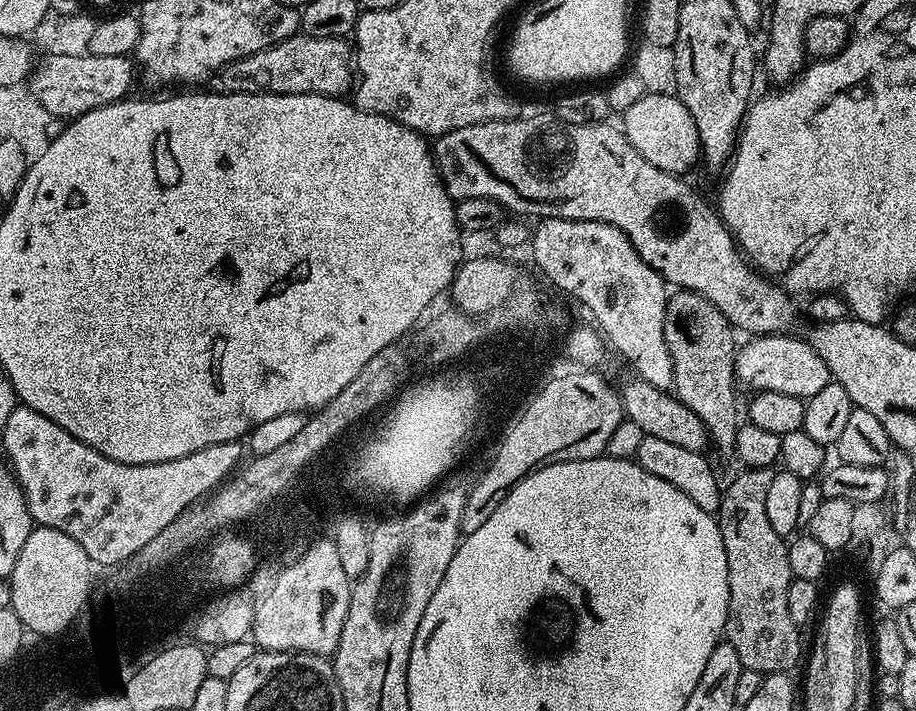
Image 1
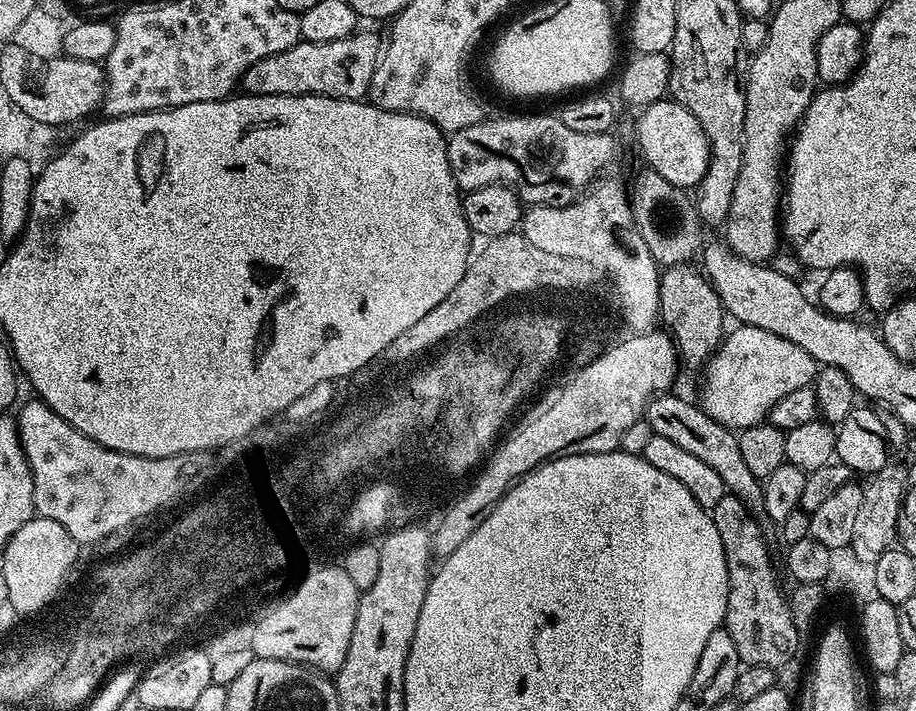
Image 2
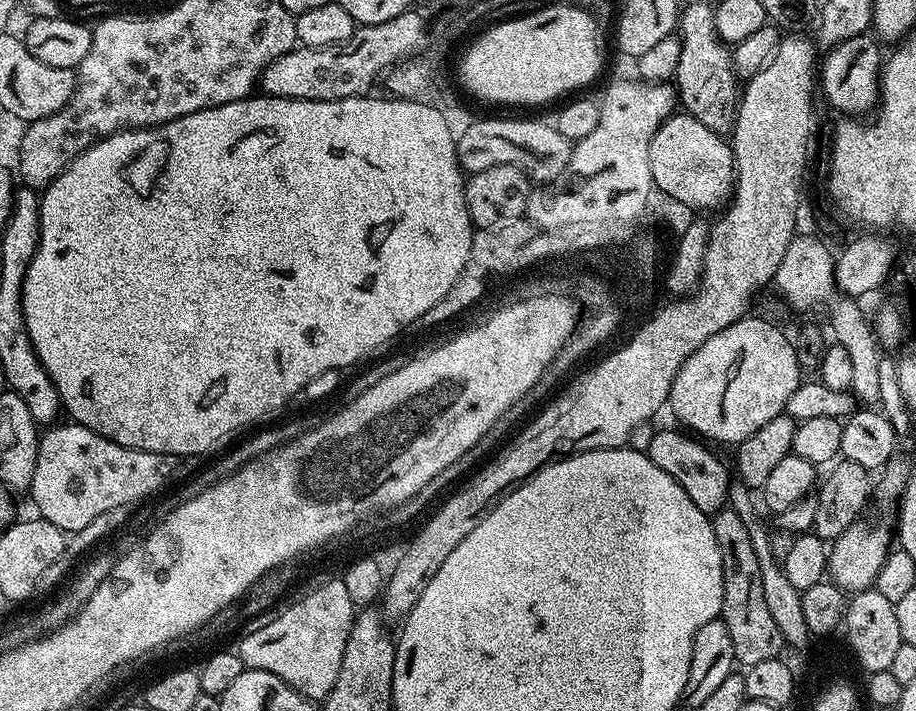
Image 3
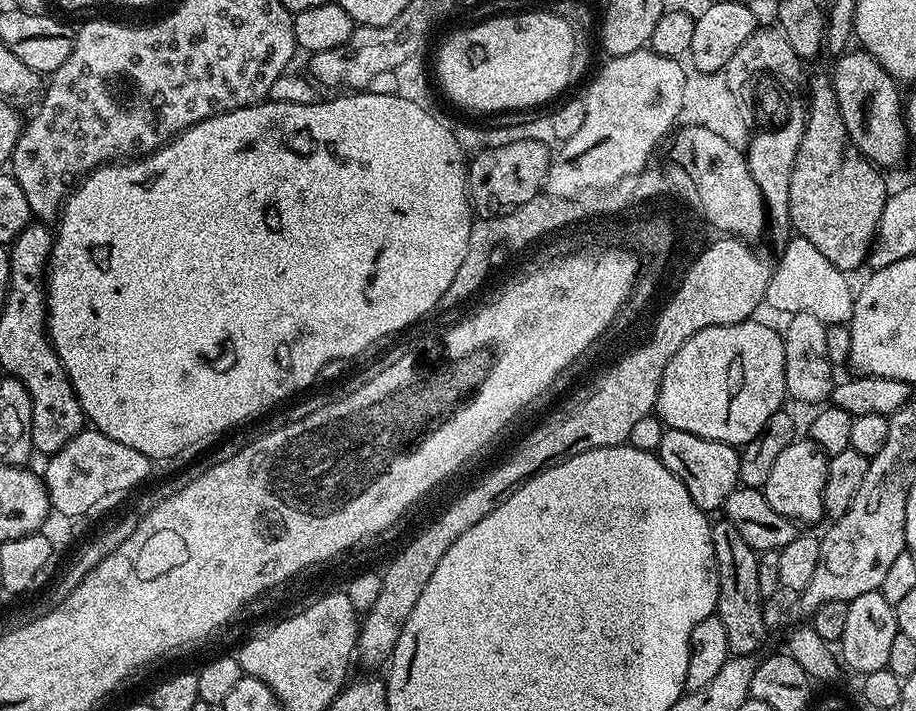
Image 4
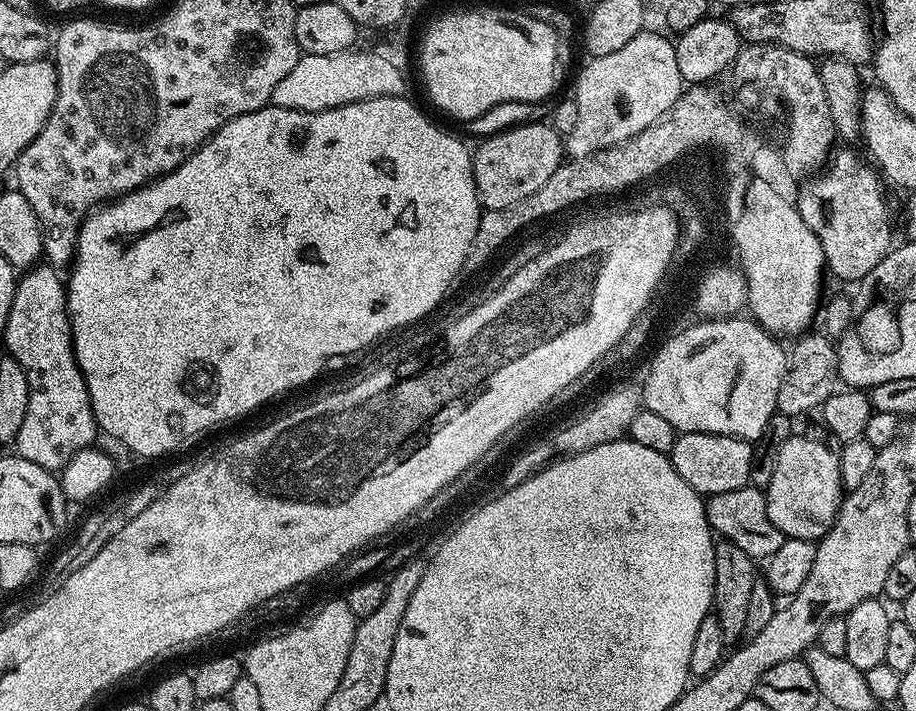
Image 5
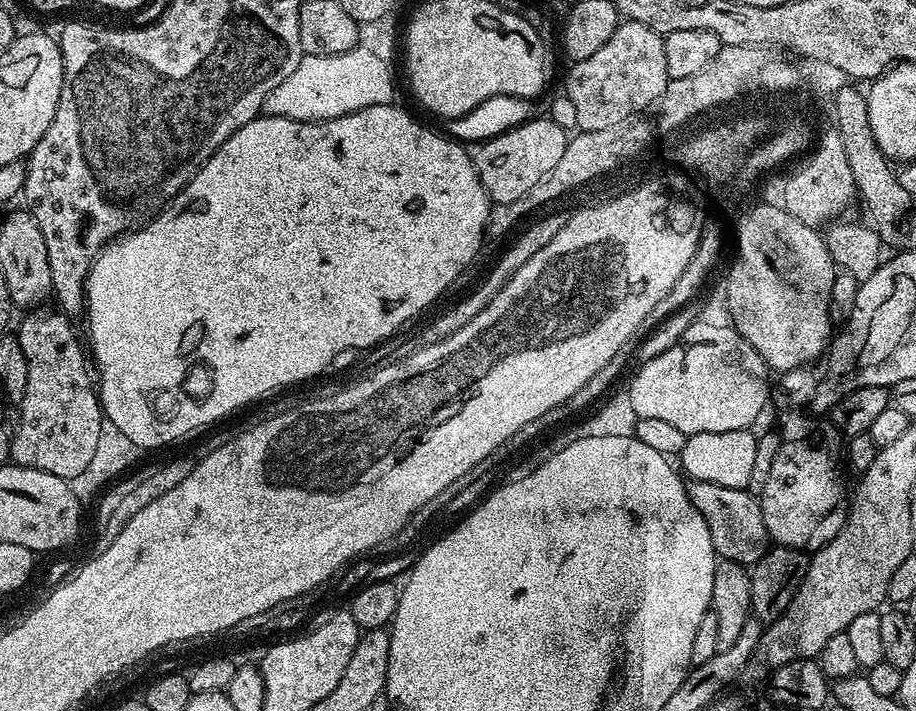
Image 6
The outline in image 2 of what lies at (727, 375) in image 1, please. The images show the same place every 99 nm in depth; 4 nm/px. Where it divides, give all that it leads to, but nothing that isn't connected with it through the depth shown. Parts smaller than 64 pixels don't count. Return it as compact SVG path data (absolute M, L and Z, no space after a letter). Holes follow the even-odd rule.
M691 263L673 264L661 271L658 320L672 337L679 363L683 367L685 364L688 368L700 370L707 365L708 359L715 354L726 335L726 313L724 303L718 298L707 276L699 267L692 267Z

